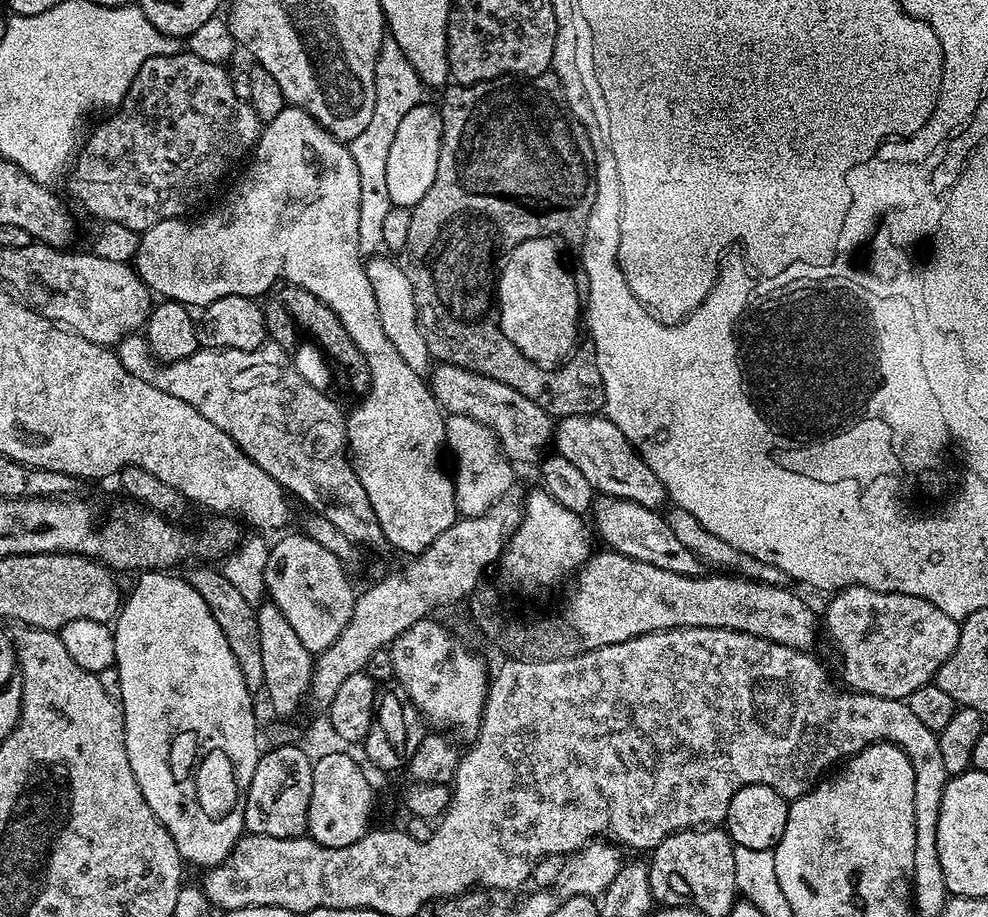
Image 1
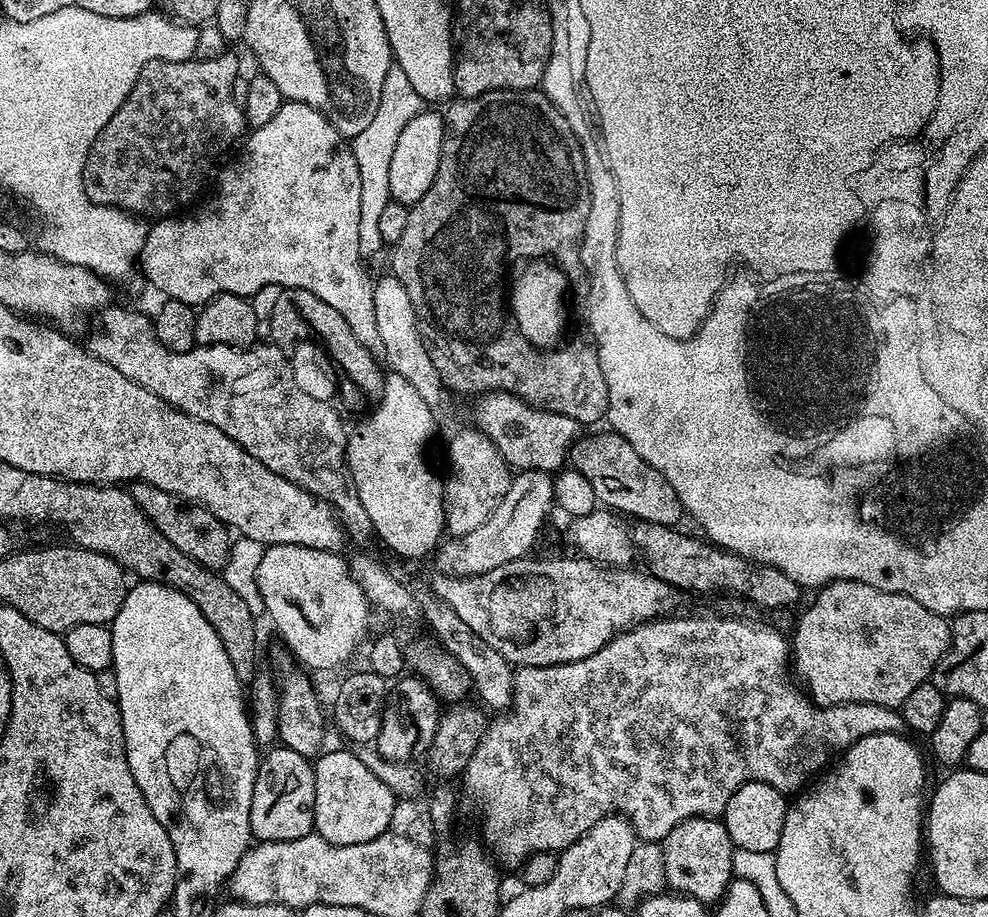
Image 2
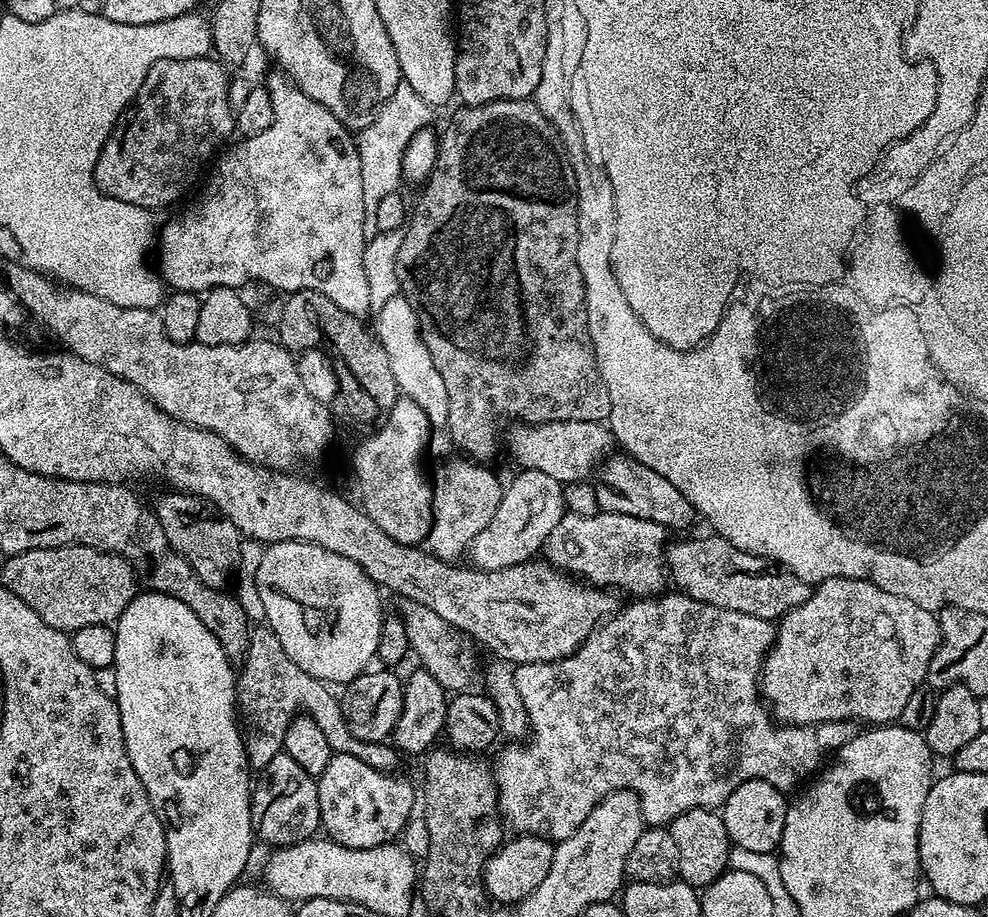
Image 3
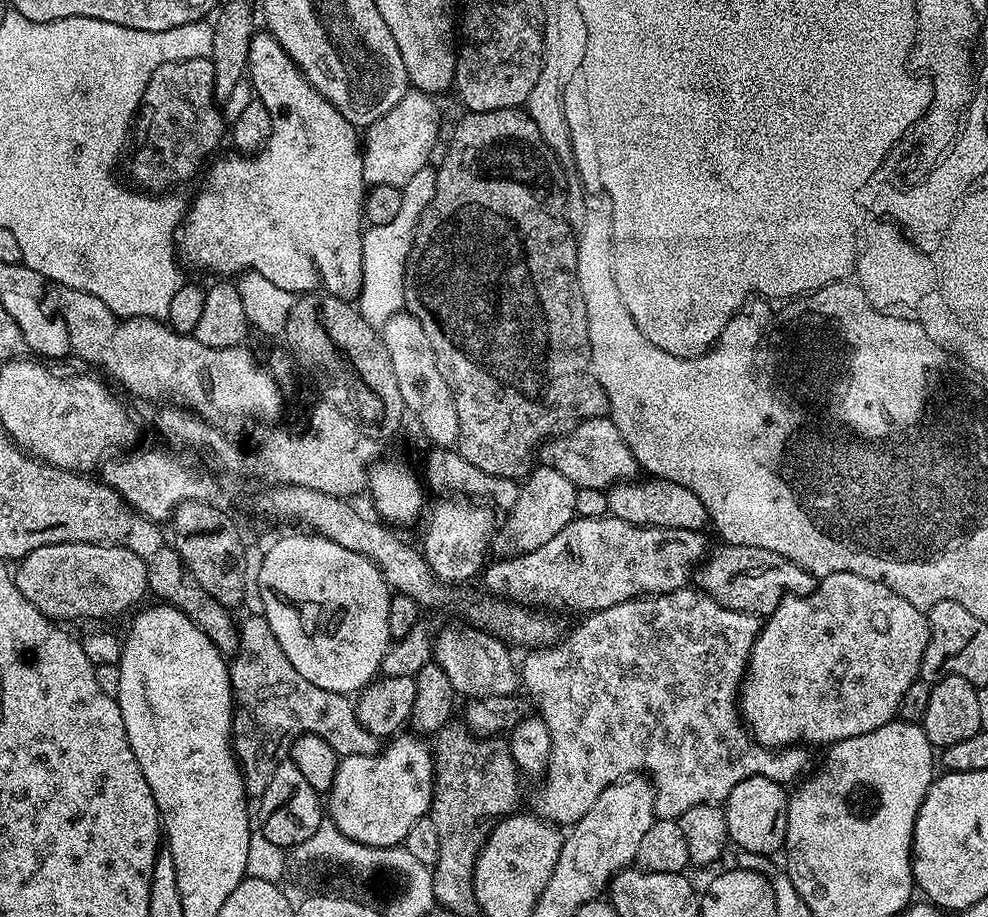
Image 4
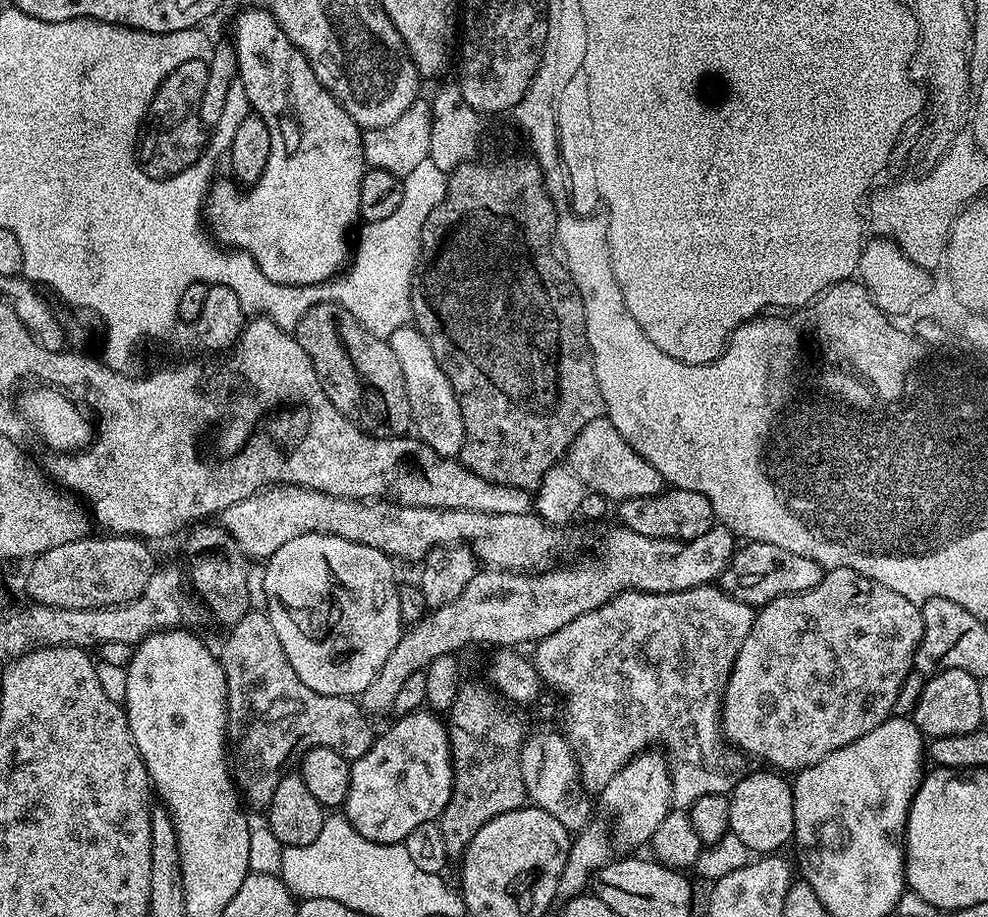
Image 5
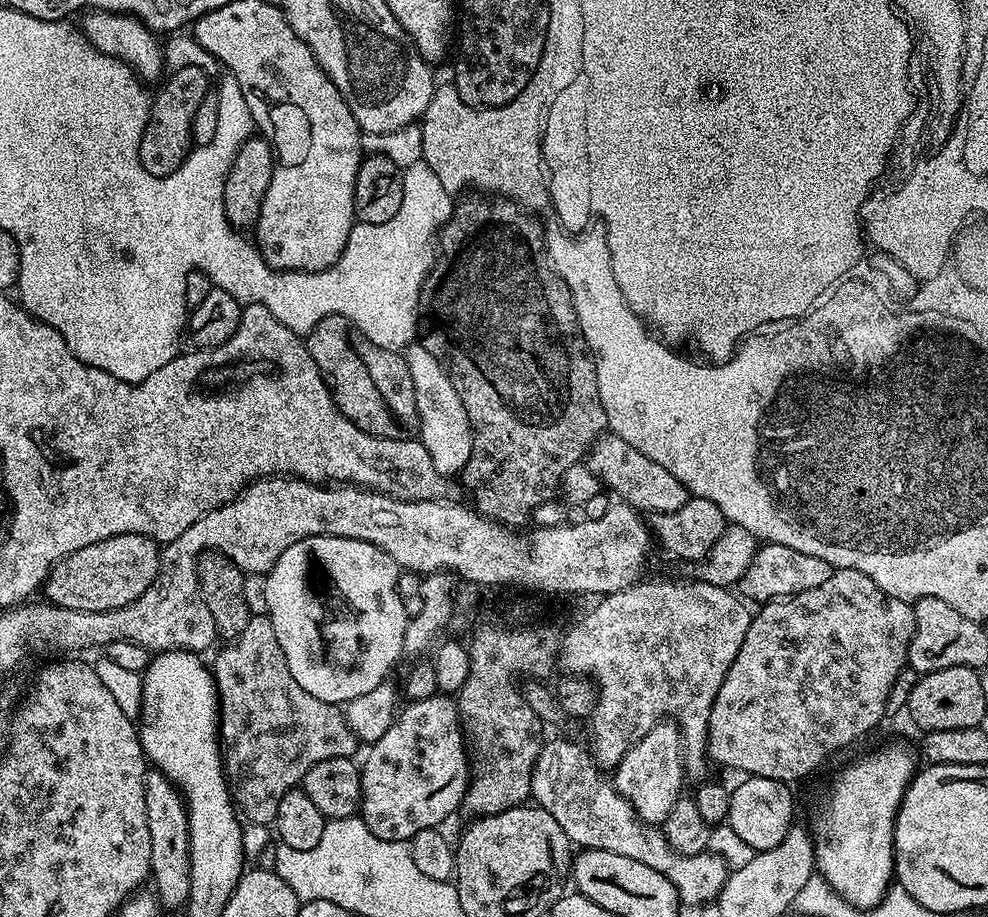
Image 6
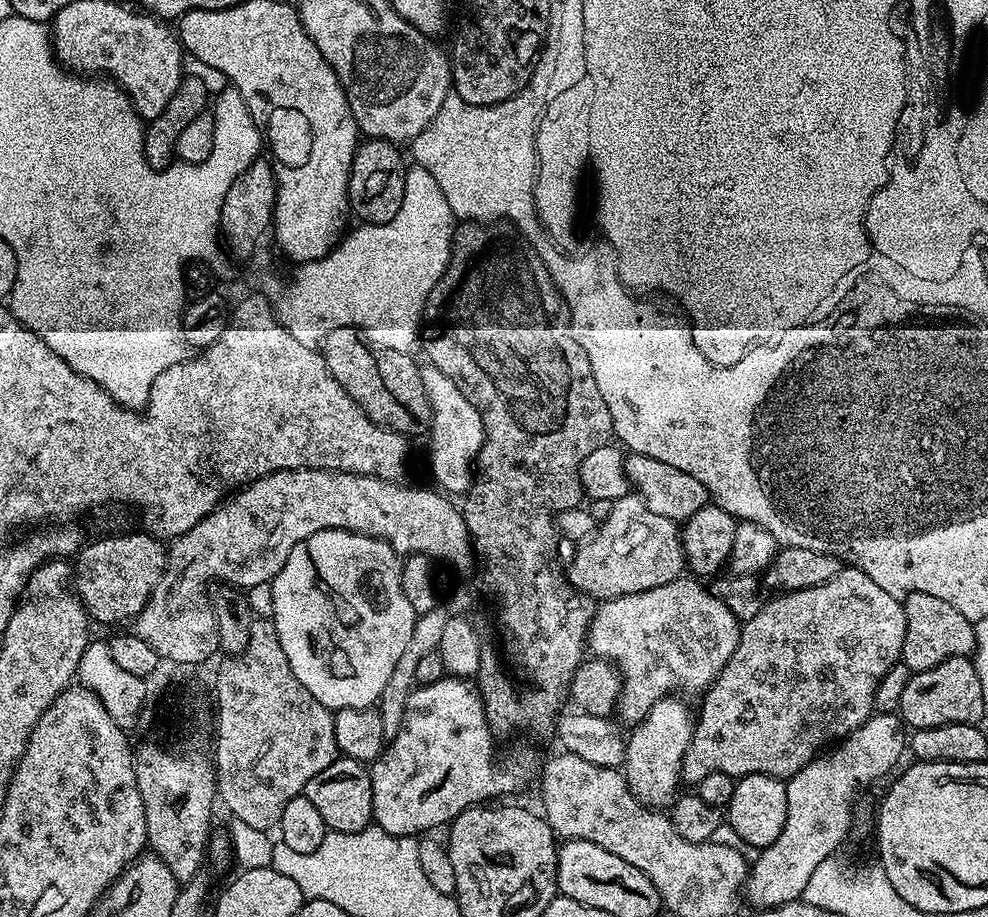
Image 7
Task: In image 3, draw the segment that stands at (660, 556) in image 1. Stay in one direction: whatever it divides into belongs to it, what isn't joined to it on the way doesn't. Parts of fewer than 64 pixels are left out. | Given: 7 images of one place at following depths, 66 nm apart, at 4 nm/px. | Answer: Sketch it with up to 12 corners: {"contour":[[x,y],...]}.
{"contour":[[715,534],[669,543],[683,595],[773,622],[813,585]]}

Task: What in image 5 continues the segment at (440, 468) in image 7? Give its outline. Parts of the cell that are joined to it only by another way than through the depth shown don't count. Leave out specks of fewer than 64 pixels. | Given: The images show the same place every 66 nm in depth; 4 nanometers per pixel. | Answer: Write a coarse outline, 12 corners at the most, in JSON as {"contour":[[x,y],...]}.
{"contour":[[415,326],[387,342],[402,366],[415,435],[459,457],[462,410]]}

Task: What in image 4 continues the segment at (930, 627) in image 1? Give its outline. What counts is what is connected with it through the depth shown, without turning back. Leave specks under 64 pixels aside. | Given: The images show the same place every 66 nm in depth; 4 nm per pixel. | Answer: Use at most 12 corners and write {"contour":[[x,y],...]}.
{"contour":[[839,572],[761,623],[738,701],[773,750],[897,719],[927,615]]}

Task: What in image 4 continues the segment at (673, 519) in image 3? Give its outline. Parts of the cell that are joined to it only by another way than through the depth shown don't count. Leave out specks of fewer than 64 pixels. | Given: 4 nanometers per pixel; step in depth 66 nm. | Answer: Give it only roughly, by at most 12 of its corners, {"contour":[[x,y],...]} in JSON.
{"contour":[[659,478],[608,488],[609,513],[646,527],[694,531],[702,498]]}

